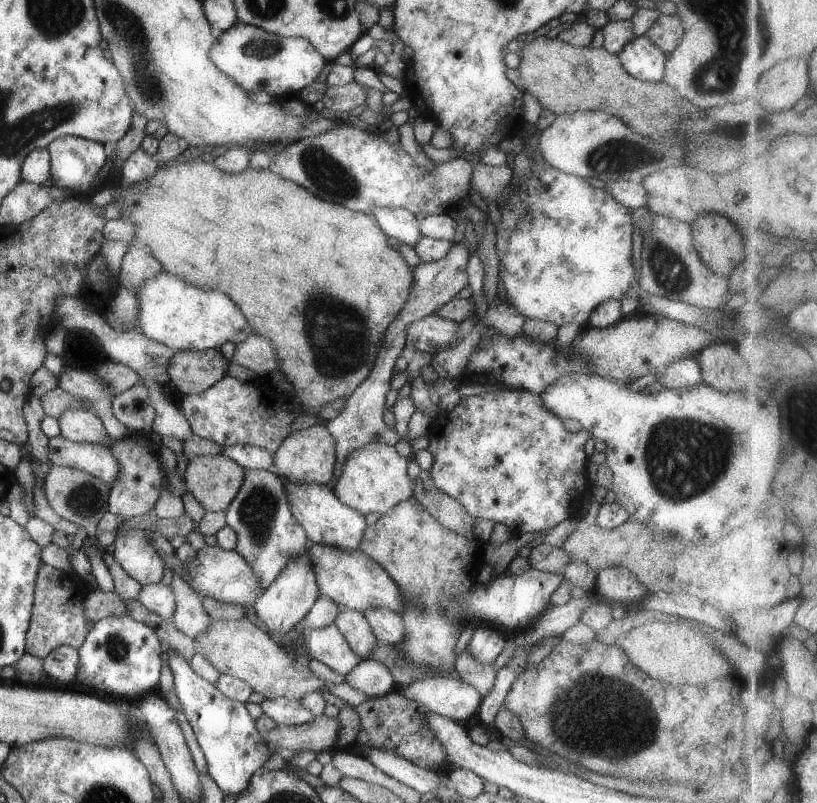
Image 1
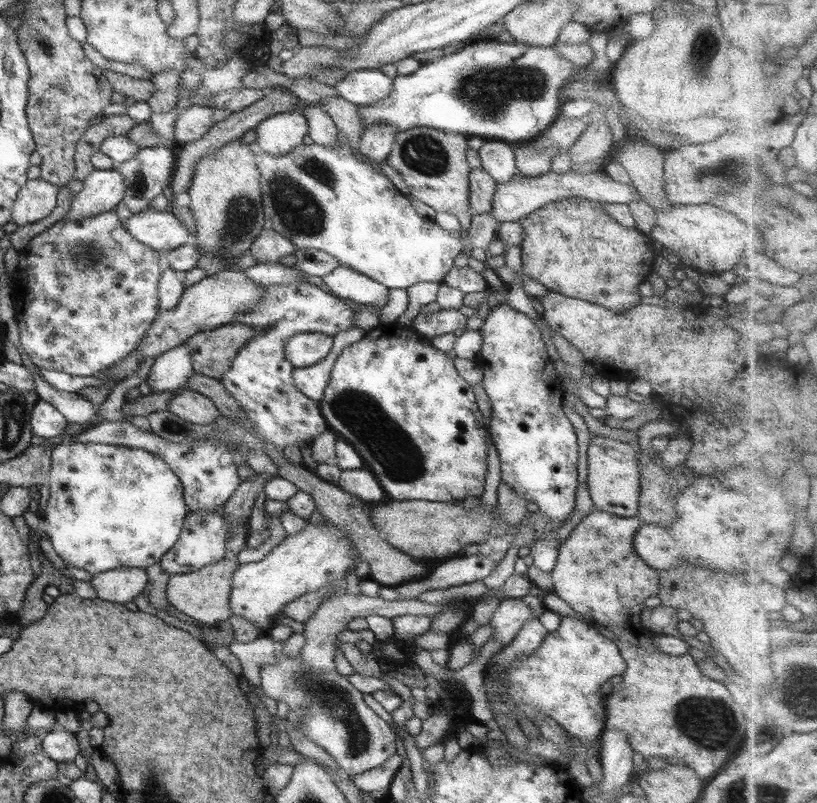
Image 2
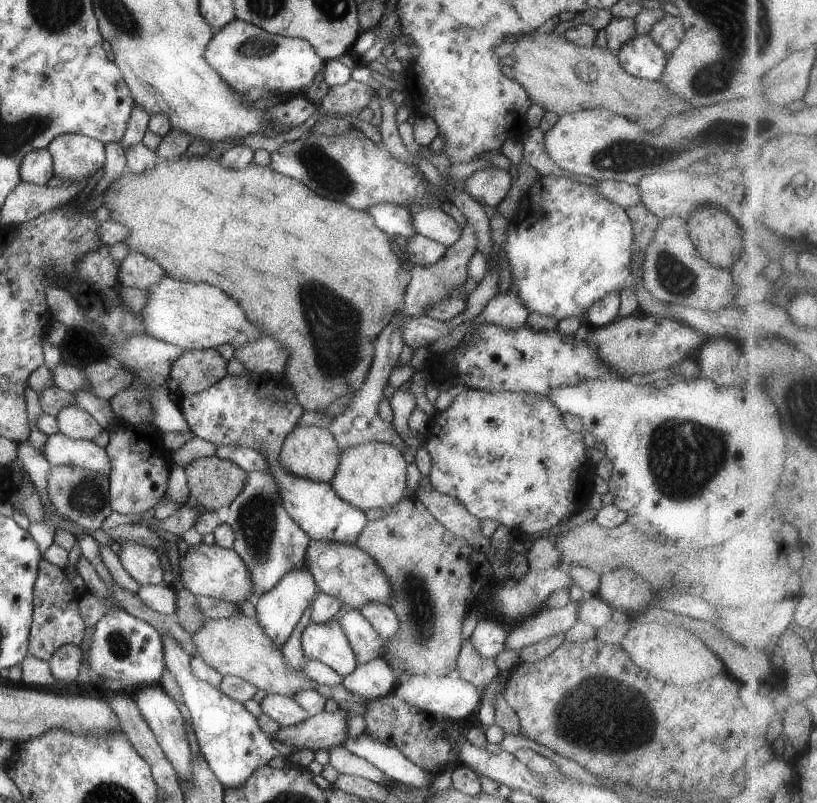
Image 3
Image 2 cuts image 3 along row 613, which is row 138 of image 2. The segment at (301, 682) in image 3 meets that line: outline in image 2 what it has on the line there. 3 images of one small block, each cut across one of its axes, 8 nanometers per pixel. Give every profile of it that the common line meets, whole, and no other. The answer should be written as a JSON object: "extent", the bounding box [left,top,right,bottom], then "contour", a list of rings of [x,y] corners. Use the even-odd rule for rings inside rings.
{"extent":[184,137,265,278],"contour":[[[241,137],[232,142],[226,142],[220,150],[214,150],[212,154],[200,158],[194,168],[192,182],[188,186],[190,202],[185,204],[184,211],[192,214],[196,220],[196,236],[193,244],[201,250],[197,268],[206,270],[206,278],[229,269],[237,271],[235,261],[250,250],[265,224],[260,191],[260,172],[256,166],[258,158],[252,152],[252,143],[244,143],[242,139]]]}

